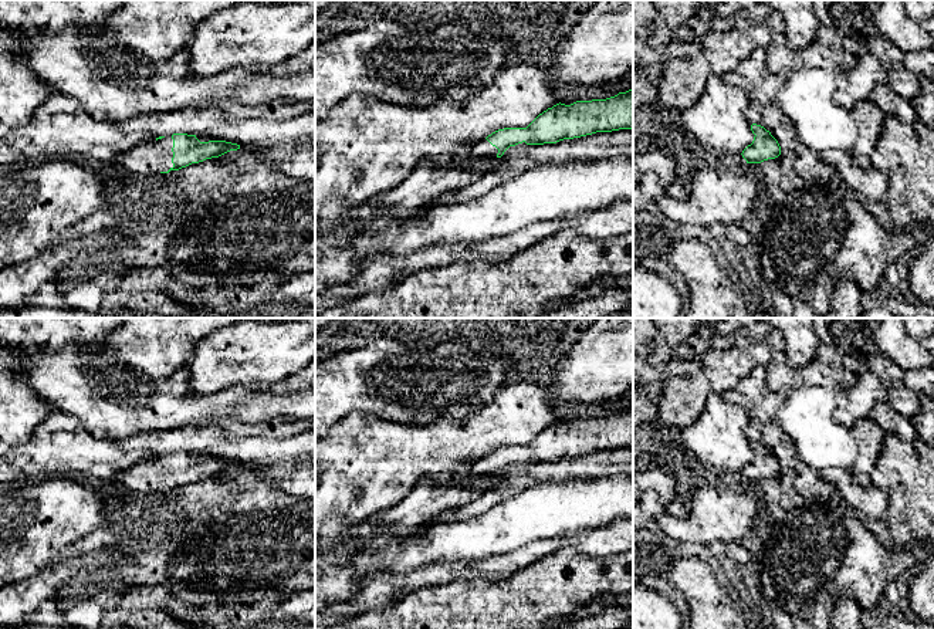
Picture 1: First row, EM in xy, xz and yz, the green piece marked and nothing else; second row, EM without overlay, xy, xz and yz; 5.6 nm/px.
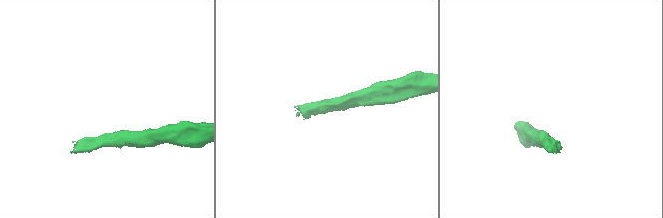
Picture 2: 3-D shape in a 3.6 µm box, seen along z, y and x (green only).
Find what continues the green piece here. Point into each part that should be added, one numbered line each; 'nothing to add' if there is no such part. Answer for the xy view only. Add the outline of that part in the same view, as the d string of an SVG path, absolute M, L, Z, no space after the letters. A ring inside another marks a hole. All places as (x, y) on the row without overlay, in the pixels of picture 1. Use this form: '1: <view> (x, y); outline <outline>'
1: xy (148, 476); outline M166 453L158 459L141 459L121 474L118 483L123 484L132 491L143 494L153 494L160 490L167 490L170 486L173 486L172 466L172 453Z

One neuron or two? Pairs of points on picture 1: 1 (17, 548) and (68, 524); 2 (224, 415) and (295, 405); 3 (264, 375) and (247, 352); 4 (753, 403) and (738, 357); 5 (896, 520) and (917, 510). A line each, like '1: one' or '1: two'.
1: one
2: one
3: one
4: two
5: one

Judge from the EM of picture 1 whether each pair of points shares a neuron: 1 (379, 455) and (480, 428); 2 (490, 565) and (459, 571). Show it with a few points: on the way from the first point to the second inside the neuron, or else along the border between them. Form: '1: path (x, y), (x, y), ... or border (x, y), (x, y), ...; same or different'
1: path (405, 438), (454, 438); same
2: path (483, 570), (466, 571); same

